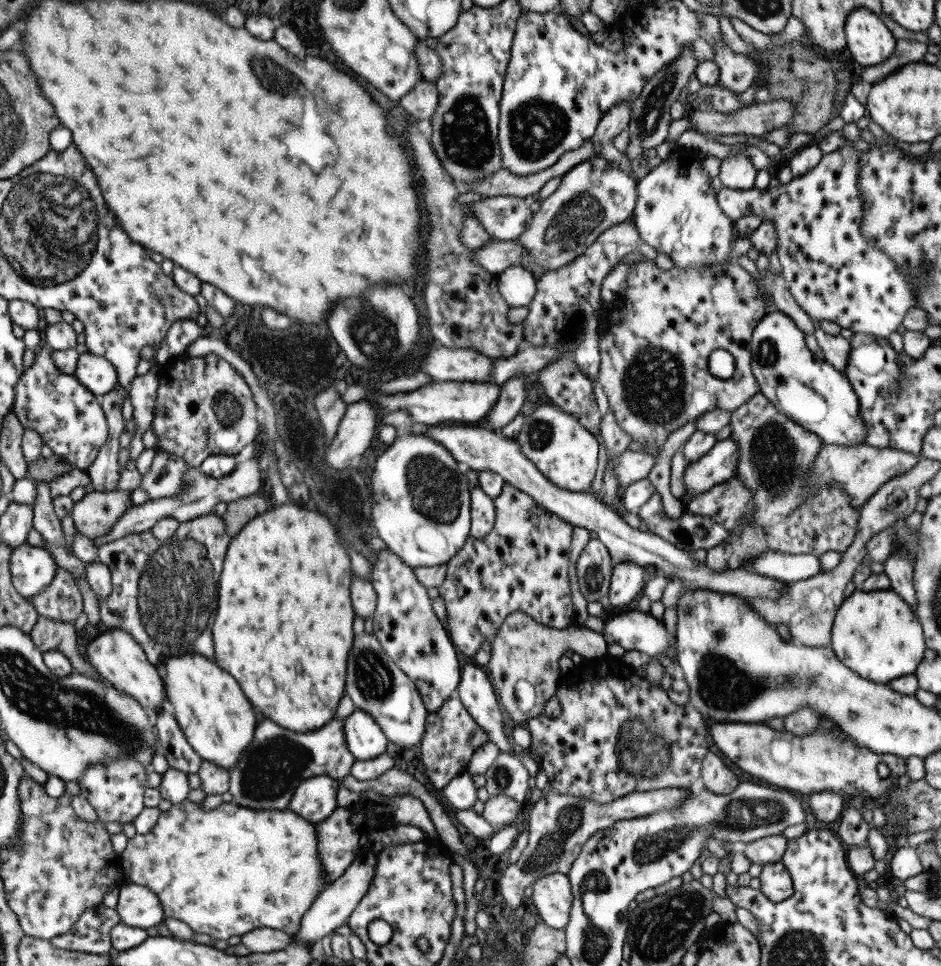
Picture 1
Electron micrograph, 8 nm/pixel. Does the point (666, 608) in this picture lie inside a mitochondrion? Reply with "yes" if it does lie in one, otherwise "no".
no

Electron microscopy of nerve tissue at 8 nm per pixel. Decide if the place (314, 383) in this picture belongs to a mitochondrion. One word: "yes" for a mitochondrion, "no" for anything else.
no

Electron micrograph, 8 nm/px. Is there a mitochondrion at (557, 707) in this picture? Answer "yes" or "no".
no

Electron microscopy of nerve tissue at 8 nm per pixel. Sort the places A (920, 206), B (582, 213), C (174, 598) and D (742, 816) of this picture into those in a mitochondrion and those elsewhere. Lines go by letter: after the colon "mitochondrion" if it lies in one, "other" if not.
A: other
B: mitochondrion
C: mitochondrion
D: mitochondrion

